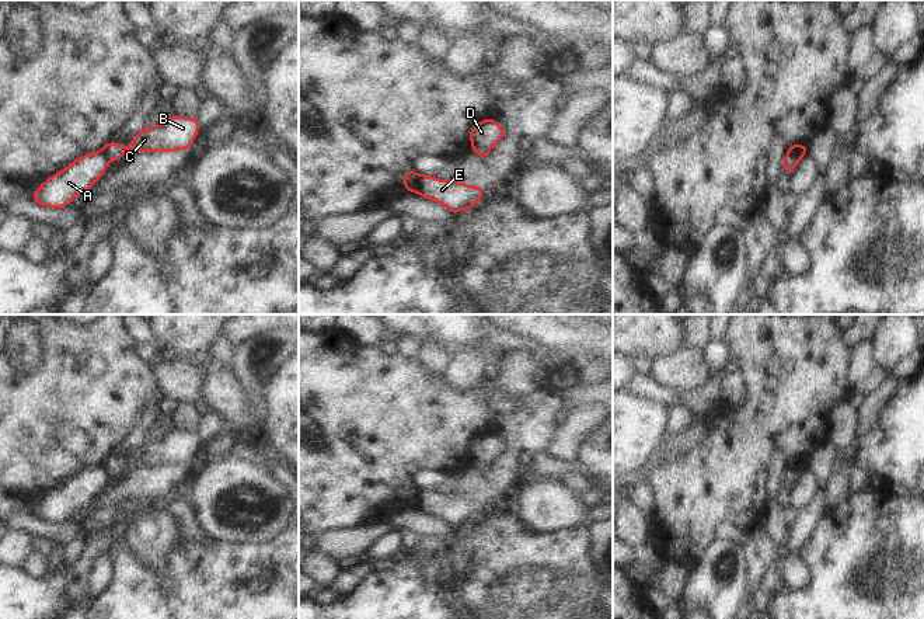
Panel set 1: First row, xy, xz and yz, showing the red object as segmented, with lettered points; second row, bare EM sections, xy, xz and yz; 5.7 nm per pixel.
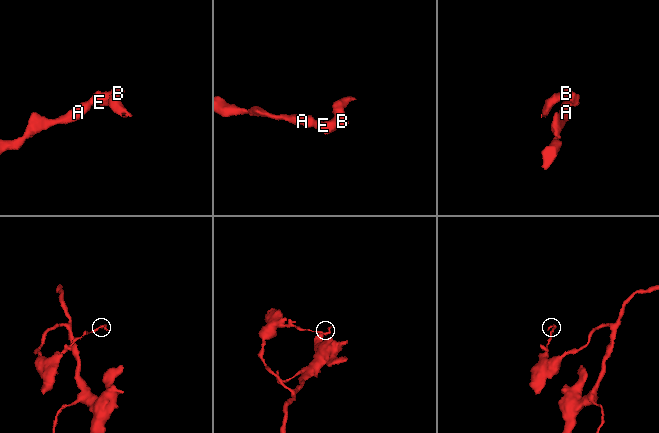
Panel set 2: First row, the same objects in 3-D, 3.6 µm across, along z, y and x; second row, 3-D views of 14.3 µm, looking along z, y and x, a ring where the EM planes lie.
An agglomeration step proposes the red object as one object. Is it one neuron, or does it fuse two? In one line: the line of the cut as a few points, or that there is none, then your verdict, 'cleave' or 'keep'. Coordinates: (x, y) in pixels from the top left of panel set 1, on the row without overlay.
cut in xz along (419, 489), (414, 506); cleave

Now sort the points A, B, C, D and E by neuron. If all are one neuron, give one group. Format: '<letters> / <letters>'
A / B C D E

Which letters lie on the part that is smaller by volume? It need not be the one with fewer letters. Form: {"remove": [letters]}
{"remove": ["B", "C", "D", "E"]}

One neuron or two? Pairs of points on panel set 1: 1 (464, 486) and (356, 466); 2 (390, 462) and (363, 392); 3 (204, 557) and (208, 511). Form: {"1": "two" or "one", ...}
{"1": "two", "2": "one", "3": "two"}

